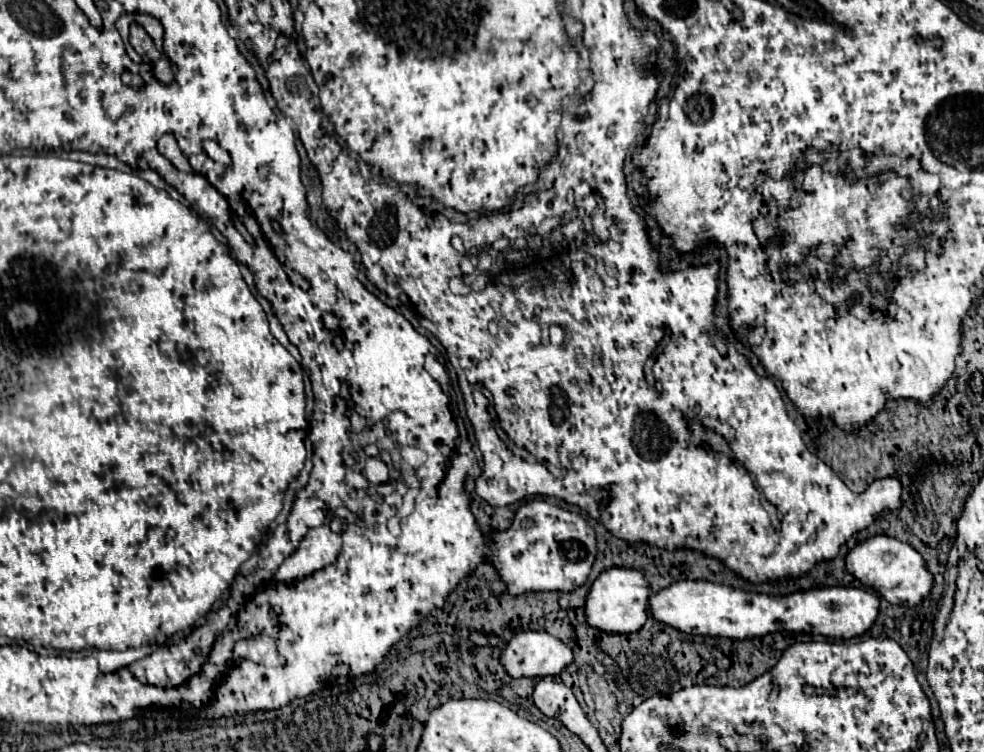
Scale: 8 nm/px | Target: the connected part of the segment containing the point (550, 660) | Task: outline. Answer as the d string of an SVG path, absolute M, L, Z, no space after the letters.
M527 630L527 632L519 632L515 634L507 644L505 648L501 650L501 656L499 656L499 662L501 666L505 668L505 672L511 676L511 678L545 678L545 676L555 676L559 674L567 664L573 662L573 652L557 638L553 638L551 634L547 632L533 632L533 630Z

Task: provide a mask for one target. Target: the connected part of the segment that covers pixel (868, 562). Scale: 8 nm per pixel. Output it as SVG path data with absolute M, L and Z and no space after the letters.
M873 536L865 542L859 542L847 554L847 570L863 582L865 588L879 592L887 602L899 606L917 606L933 590L933 574L927 568L925 558L905 542L899 542L889 536Z

